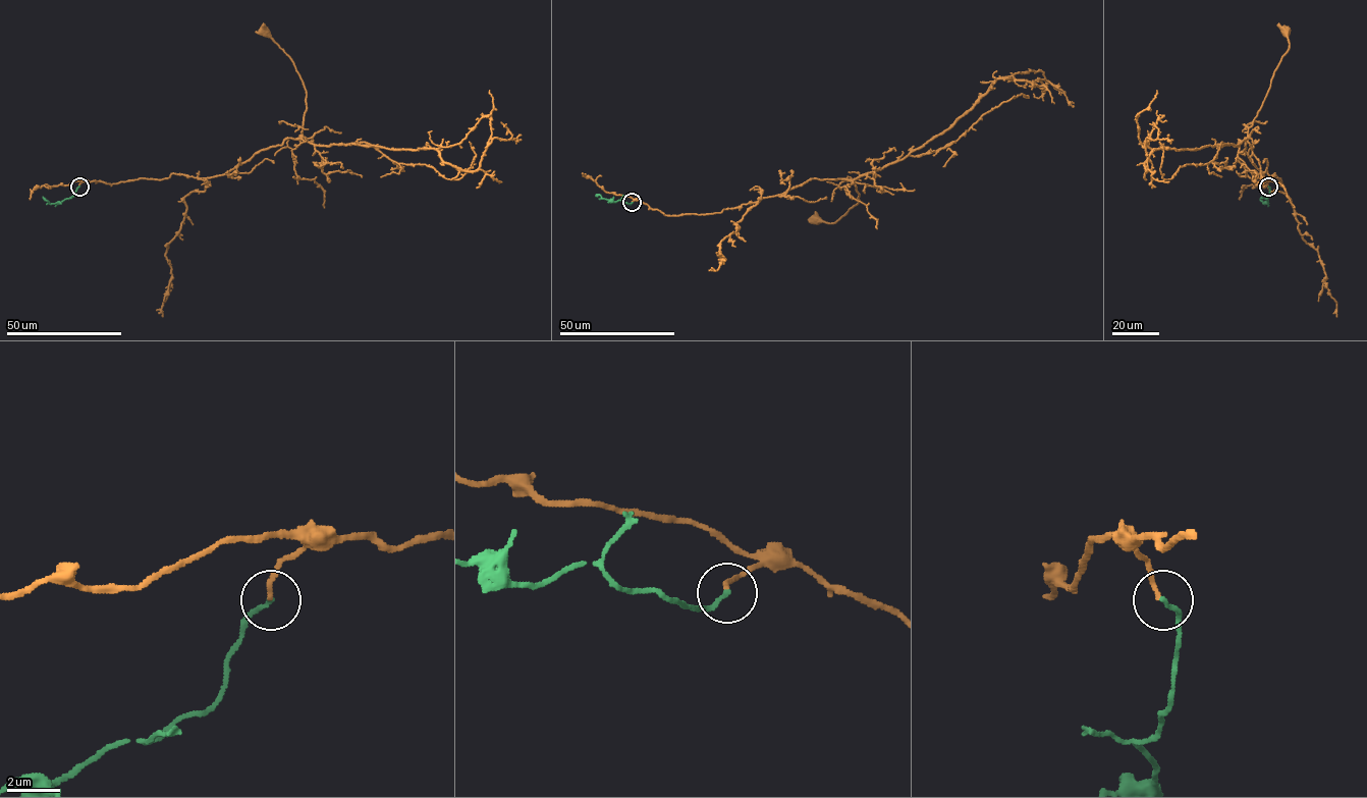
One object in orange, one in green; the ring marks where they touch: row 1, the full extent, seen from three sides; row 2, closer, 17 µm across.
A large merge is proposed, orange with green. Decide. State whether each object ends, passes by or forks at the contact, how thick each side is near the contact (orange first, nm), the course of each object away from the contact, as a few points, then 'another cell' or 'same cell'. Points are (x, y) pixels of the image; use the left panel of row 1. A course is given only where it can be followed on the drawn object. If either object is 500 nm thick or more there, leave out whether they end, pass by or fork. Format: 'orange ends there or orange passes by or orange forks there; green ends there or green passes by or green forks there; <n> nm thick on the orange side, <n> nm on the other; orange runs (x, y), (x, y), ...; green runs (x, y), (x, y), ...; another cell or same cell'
orange ends there; green ends there; 160 nm thick on the orange side, 160 nm on the other; orange runs (79, 187), (225, 174), (260, 151), (299, 139), (306, 90), (290, 58), (265, 31); green runs (79, 187), (73, 196), (60, 202), (50, 204), (43, 197); same cell

